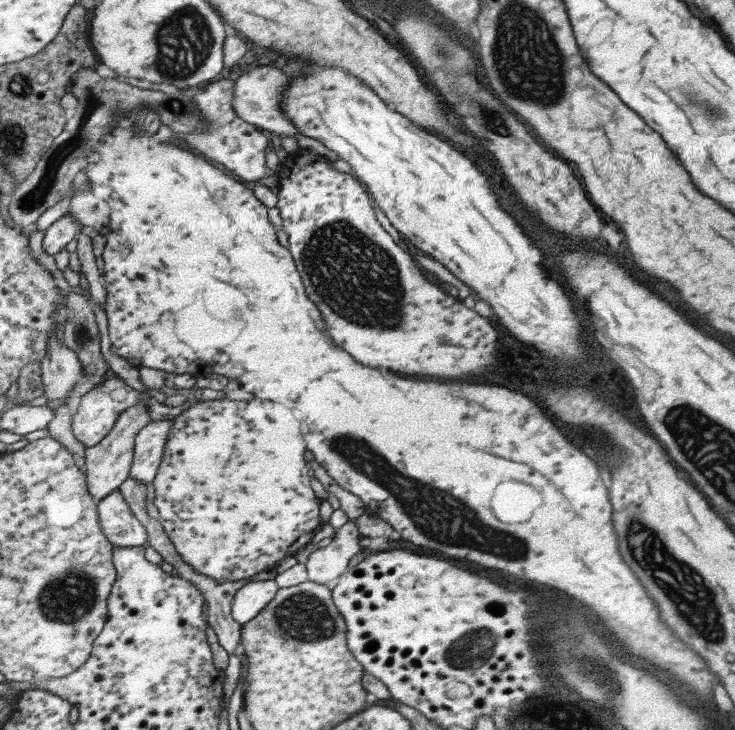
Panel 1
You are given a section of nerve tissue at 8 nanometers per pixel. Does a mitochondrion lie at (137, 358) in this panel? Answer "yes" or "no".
no

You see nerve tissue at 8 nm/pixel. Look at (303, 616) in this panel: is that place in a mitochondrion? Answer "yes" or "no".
yes

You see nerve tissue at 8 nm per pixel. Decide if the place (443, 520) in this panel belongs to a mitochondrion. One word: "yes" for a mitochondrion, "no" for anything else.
yes

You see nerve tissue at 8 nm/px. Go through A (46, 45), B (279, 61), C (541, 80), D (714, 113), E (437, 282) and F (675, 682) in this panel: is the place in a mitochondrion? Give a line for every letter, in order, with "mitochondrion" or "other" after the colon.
A: other
B: other
C: mitochondrion
D: mitochondrion
E: other
F: other

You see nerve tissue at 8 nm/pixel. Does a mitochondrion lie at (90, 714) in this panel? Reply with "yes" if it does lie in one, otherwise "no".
no

